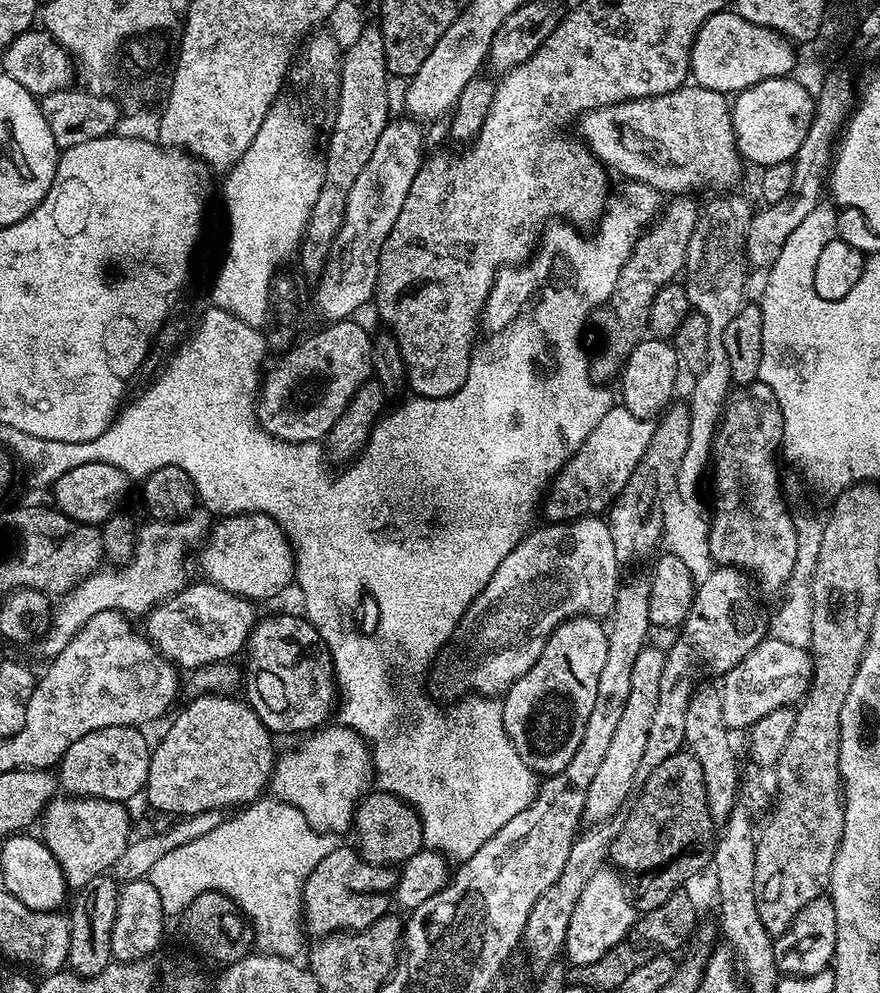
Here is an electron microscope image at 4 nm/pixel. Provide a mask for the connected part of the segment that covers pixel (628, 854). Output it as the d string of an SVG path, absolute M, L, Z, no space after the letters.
M681 750L666 758L662 766L647 773L648 780L639 789L640 801L632 812L632 817L619 829L612 841L611 863L620 860L617 869L625 873L652 873L676 860L698 846L698 841L708 834L708 819L711 818L710 805L706 798L706 781L698 758L688 750Z

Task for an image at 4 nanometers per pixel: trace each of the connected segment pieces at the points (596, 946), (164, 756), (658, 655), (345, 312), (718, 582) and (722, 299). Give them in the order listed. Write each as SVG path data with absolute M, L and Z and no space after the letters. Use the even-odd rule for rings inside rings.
M602 867L582 890L571 914L563 947L565 957L568 956L567 961L571 965L589 965L590 962L596 962L627 939L626 934L633 926L638 912L633 901L626 899L624 886L618 875L620 874L615 869Z
M209 694L192 698L177 714L176 721L165 730L160 745L151 749L146 795L149 805L157 808L157 813L179 818L206 810L232 810L261 799L263 792L260 791L269 787L274 763L273 733L265 728L258 714L254 714L254 710L243 699L231 700L228 696L231 695Z
M645 646L634 662L634 674L630 677L630 695L614 730L614 739L606 750L602 766L596 771L594 782L586 794L584 807L585 825L603 824L613 819L612 815L624 804L624 799L637 787L636 776L641 775L642 758L646 754L646 738L650 738L650 722L654 722L654 710L658 710L658 694L664 670L665 649Z
M401 117L389 119L370 160L350 189L343 224L331 245L322 275L316 280L316 308L327 321L349 319L364 304L371 303L376 290L381 248L401 214L406 195L423 164L423 129L415 119Z
M733 565L716 566L705 580L697 585L695 601L683 623L683 632L698 650L705 666L718 678L740 664L760 643L761 633L752 632L741 616L750 598L746 594L747 575ZM732 617L736 617L732 619Z
M720 194L708 205L703 205L692 237L688 239L688 249L684 259L682 285L684 295L693 309L700 311L704 324L708 327L708 361L700 376L691 381L692 391L686 396L686 402L694 402L694 412L717 412L723 417L734 383L731 378L730 363L726 356L723 341L726 326L733 321L741 307L746 303L744 297L744 279L750 268L746 254L747 231L750 230L754 208L751 208L740 194Z

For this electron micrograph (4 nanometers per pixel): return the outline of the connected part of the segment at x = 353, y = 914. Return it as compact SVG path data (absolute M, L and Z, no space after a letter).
M338 846L330 854L326 854L326 858L322 858L318 866L314 866L310 878L306 878L302 924L307 935L309 932L312 938L319 938L346 932L365 932L373 922L381 920L389 911L387 898L380 895L383 892L391 893L396 887L397 879L398 872L395 867L367 864L365 860L361 860L359 851L355 847Z

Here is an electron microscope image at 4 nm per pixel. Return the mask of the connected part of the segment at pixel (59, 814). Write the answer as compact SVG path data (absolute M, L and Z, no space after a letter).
M64 794L49 801L42 817L42 839L58 863L68 860L68 864L72 864L72 872L64 875L65 880L72 876L72 881L68 883L69 889L79 890L86 886L86 882L90 882L90 878L94 878L88 868L96 868L97 876L105 875L111 869L112 863L122 854L122 850L126 850L130 842L128 823L130 817L127 807L115 800L99 800L93 796L71 797Z

